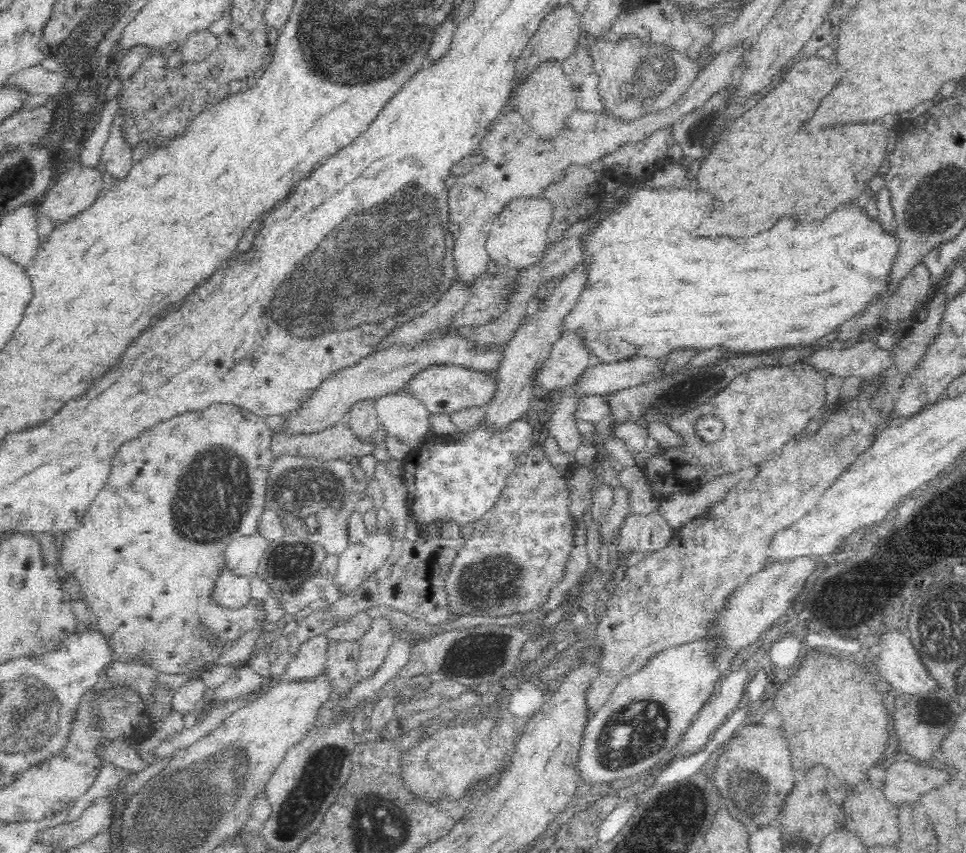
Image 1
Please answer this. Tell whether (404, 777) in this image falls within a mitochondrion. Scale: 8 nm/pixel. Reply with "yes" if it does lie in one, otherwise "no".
no

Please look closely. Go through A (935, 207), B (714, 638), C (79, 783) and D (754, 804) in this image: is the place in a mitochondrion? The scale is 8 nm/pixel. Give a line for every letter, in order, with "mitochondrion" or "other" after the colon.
A: mitochondrion
B: other
C: other
D: mitochondrion

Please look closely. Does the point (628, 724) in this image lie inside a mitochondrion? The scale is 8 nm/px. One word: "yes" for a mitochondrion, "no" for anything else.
yes

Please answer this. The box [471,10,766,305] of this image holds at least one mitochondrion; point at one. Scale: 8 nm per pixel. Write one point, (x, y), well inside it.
(652, 75)

